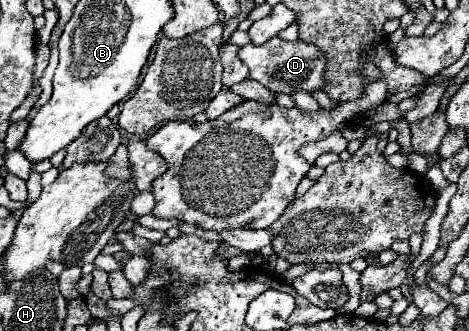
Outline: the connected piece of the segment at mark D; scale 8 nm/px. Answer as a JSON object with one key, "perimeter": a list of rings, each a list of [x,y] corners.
{"perimeter":[[[275,36],[261,46],[247,44],[239,50],[239,60],[249,68],[249,78],[257,80],[271,92],[293,94],[295,90],[313,92],[323,88],[323,56],[319,56],[311,44],[303,44],[301,40],[285,42]]]}

